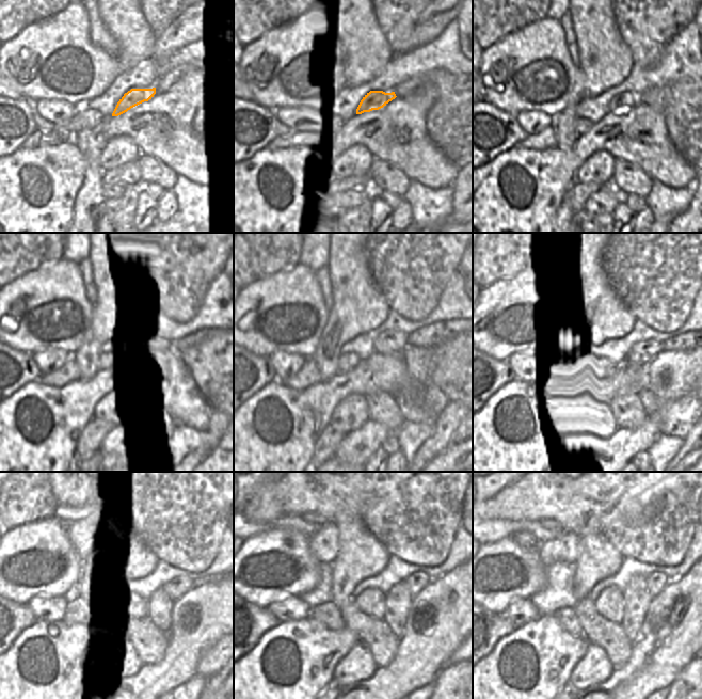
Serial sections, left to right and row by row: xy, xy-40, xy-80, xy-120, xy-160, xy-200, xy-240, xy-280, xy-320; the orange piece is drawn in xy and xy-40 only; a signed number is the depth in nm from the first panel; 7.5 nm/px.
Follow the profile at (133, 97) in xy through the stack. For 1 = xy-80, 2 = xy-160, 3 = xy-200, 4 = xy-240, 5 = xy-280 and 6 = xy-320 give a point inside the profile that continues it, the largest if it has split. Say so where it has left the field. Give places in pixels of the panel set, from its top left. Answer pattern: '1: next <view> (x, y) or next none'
1: next xy-80 (624, 101)
2: next xy-160 (392, 343)
3: next xy-200 (642, 352)
4: next xy-240 (175, 588)
5: next xy-280 (416, 582)
6: next xy-320 (656, 582)

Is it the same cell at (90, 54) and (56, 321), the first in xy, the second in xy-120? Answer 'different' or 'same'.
same

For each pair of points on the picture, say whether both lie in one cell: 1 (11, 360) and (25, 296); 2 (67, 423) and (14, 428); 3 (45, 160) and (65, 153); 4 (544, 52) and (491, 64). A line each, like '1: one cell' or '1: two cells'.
1: two cells
2: one cell
3: one cell
4: one cell

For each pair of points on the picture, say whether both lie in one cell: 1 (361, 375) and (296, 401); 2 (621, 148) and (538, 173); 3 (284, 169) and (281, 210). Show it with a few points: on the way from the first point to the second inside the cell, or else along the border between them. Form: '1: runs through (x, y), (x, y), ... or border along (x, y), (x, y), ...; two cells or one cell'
1: runs through (345, 384), (325, 395), (319, 401), (312, 401); one cell
2: runs through (601, 144), (587, 144), (571, 160), (558, 168); one cell
3: runs through (284, 179), (284, 184), (281, 187), (281, 200); one cell

